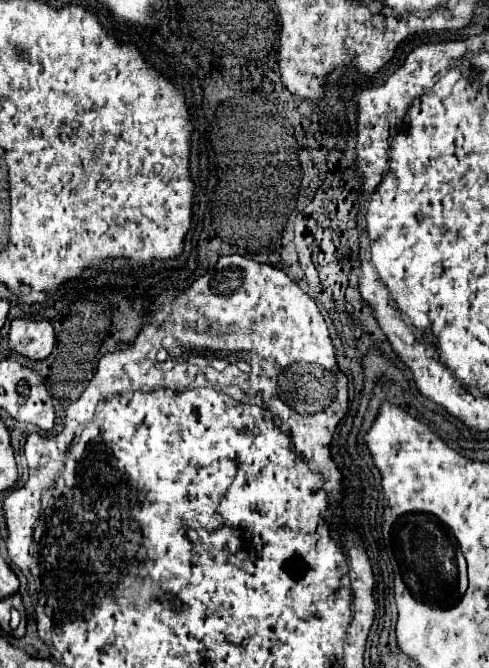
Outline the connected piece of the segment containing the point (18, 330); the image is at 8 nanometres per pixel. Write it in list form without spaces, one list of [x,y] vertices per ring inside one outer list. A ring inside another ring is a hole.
[[[13,318],[9,330],[9,344],[13,350],[27,358],[43,360],[55,346],[55,332],[49,320]]]

